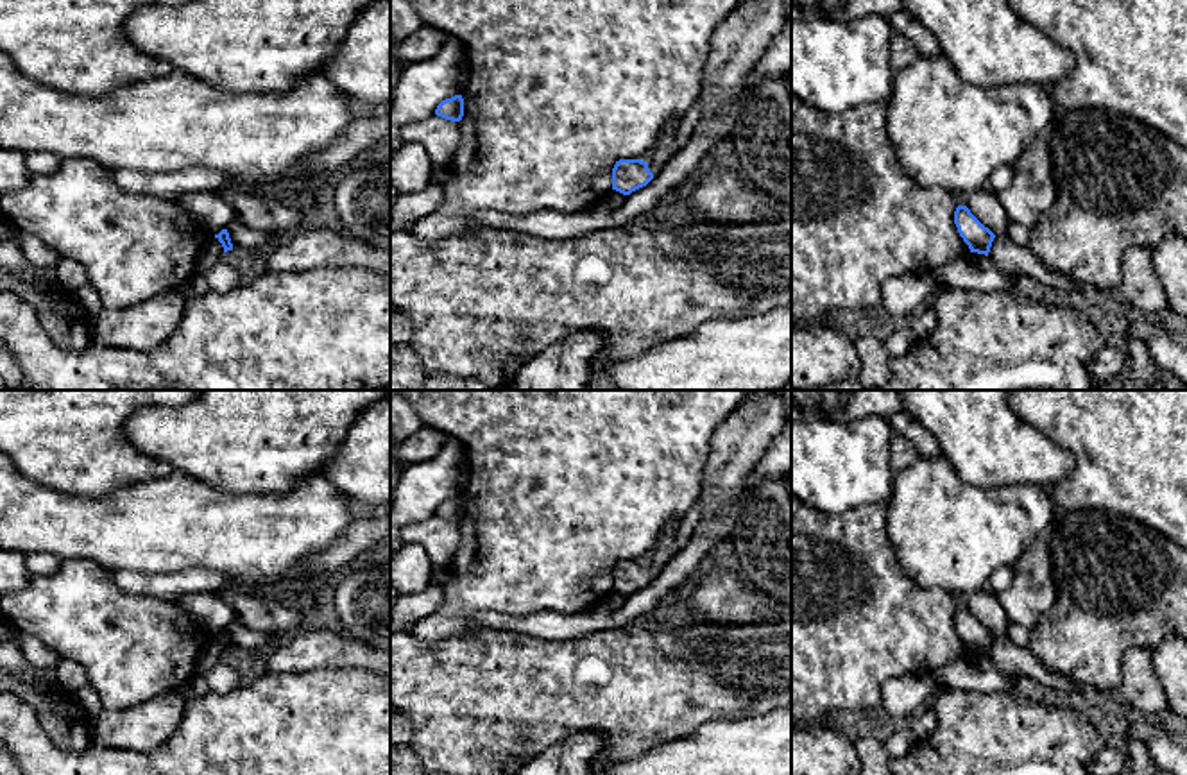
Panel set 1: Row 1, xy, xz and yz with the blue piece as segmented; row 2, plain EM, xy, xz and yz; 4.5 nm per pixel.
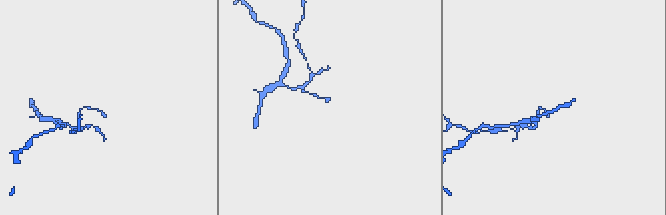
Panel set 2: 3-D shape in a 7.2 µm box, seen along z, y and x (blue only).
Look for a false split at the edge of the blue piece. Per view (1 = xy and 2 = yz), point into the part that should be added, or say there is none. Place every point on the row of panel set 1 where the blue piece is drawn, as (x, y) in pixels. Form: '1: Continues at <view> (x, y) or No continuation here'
1: No continuation here
2: No continuation here

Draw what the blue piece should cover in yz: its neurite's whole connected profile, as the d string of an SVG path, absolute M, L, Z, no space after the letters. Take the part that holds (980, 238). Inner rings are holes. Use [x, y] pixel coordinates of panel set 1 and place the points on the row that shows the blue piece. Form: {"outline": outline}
{"outline": "M958 206L954 211L954 224L960 236L969 245L970 252L988 256L995 234L985 227L967 206Z"}

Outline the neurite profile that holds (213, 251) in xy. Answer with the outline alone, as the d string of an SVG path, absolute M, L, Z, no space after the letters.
M208 236L204 251L197 258L197 272L206 274L213 265L224 258L224 247L215 236Z

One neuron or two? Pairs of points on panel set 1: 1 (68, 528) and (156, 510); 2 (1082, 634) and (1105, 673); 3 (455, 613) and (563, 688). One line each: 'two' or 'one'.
1: one
2: one
3: two

